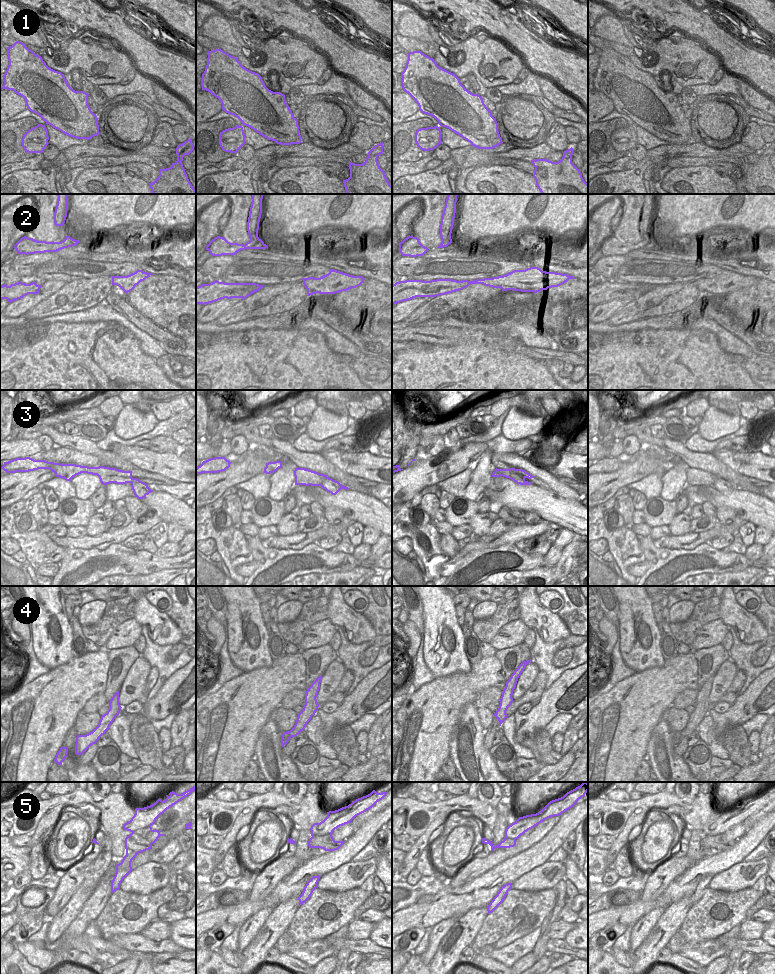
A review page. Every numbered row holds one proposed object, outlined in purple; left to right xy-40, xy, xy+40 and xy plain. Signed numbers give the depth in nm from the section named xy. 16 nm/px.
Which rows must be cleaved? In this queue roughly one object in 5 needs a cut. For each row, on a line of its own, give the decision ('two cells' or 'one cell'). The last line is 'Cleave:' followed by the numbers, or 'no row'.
1: one cell
2: two cells
3: two cells
4: one cell
5: two cells
Cleave: 2, 3, 5

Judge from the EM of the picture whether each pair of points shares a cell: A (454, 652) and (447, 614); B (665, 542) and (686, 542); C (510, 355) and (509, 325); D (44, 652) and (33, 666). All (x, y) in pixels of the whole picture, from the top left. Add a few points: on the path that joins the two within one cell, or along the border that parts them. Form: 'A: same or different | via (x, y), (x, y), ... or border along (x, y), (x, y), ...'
A: same | via (457, 643), (456, 635), (447, 623)
B: same | via (670, 542), (681, 542)
C: different | border along (494, 322), (498, 329), (505, 330), (529, 347)
D: different | border along (32, 637), (32, 648), (35, 656), (50, 668)

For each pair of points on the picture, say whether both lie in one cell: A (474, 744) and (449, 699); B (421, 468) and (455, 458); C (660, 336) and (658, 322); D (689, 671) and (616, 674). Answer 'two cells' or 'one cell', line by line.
A: two cells
B: one cell
C: two cells
D: two cells

